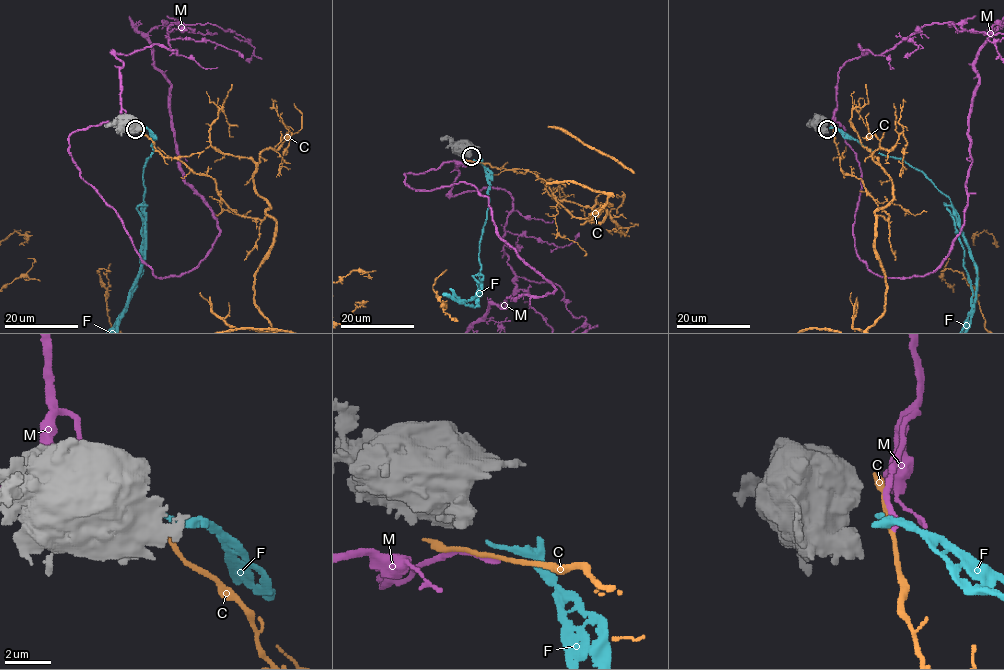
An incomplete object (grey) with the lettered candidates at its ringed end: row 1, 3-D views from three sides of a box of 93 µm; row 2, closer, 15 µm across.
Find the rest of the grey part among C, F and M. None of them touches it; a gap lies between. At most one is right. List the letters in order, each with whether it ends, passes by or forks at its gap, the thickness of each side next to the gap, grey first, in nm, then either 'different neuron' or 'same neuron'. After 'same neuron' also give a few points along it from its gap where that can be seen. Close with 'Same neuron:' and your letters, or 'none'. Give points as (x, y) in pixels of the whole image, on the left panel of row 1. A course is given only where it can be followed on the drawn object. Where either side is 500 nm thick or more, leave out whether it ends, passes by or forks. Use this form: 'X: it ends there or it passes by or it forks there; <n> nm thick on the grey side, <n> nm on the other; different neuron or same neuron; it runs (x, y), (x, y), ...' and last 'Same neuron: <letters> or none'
C: it passes by; 440 nm thick on the grey side, 200 nm on the other; different neuron
F: it ends there; 440 nm thick on the grey side, 160 nm on the other; same neuron
M: it ends there; 440 nm thick on the grey side, 320 nm on the other; different neuron
Same neuron: F

